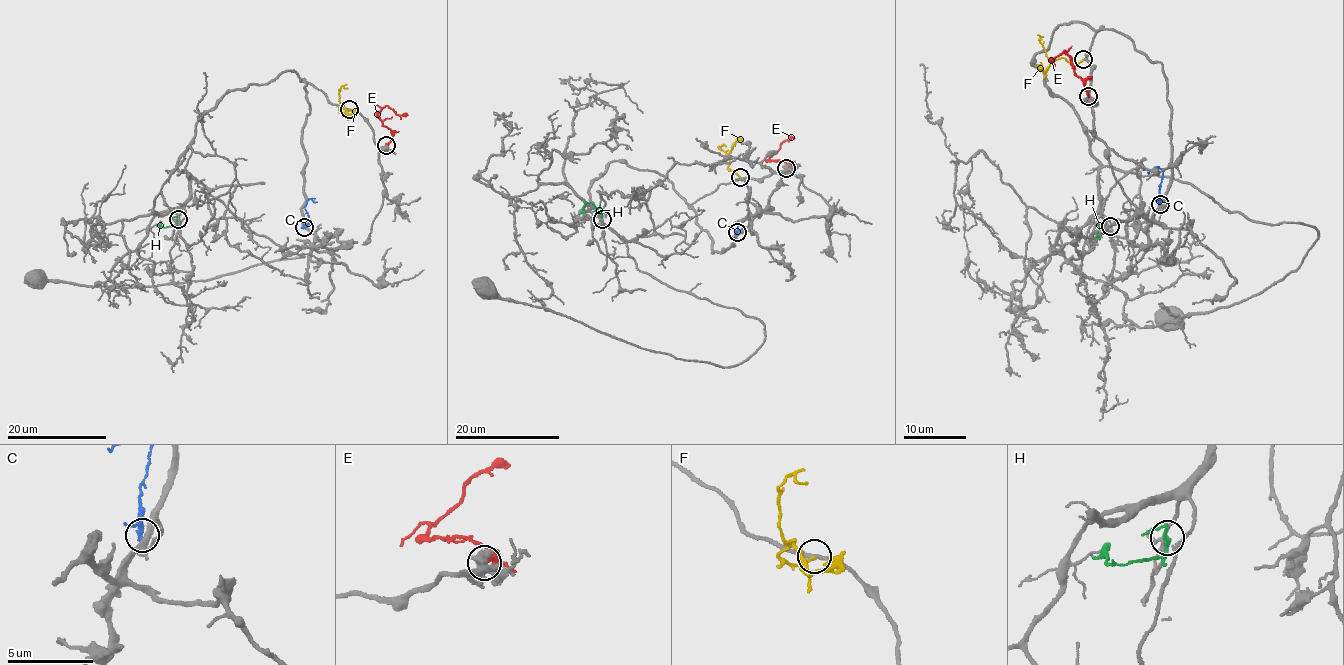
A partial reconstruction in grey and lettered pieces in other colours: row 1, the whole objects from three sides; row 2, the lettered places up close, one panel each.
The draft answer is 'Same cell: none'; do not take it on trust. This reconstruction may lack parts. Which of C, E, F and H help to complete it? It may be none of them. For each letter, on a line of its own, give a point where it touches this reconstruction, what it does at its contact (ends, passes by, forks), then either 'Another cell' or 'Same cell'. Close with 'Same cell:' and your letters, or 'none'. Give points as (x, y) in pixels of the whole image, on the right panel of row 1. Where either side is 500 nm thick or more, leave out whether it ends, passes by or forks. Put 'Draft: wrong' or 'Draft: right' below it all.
C: Touches grey at (1160, 204). It passes by. Another cell
E: Touches grey at (1088, 96). Another cell
F: Touches grey at (1083, 59). It ends there. Another cell
H: Touches grey at (1110, 226). It passes by. Another cell
Same cell: none
Draft: right

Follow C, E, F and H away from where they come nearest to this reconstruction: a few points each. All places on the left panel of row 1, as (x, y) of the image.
C: (304, 226), (308, 221), (306, 202), (311, 199), (317, 201)
E: (386, 145), (392, 132), (379, 113), (386, 106), (399, 115), (408, 115)
F: (349, 109), (341, 111), (339, 109), (344, 105), (339, 101), (340, 88), (347, 84)
H: (178, 219), (175, 225), (165, 228), (161, 227), (160, 221)

